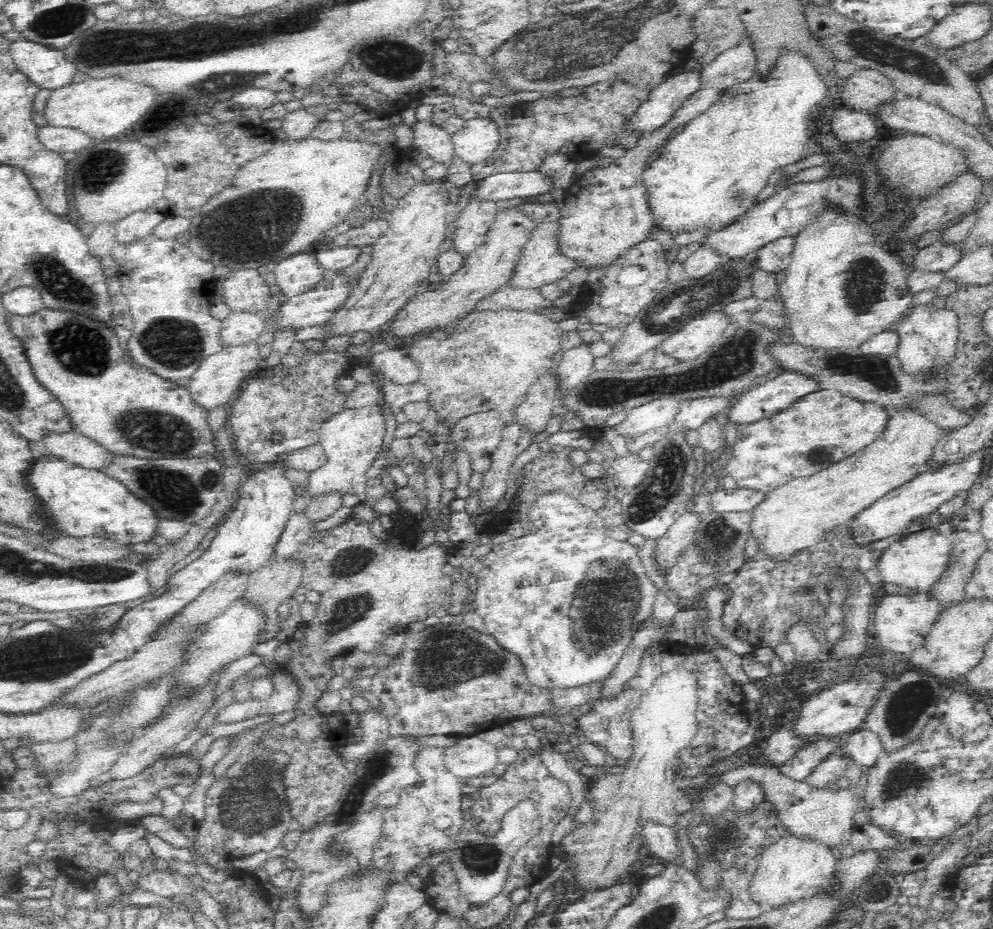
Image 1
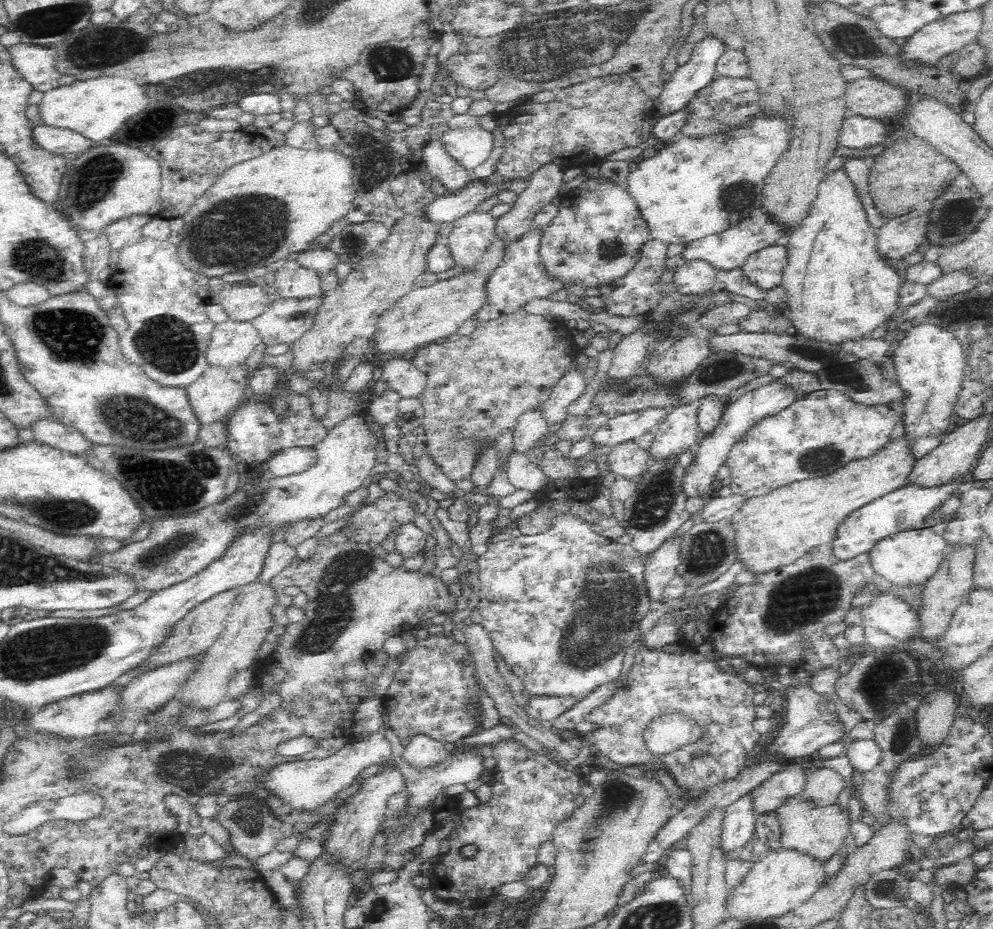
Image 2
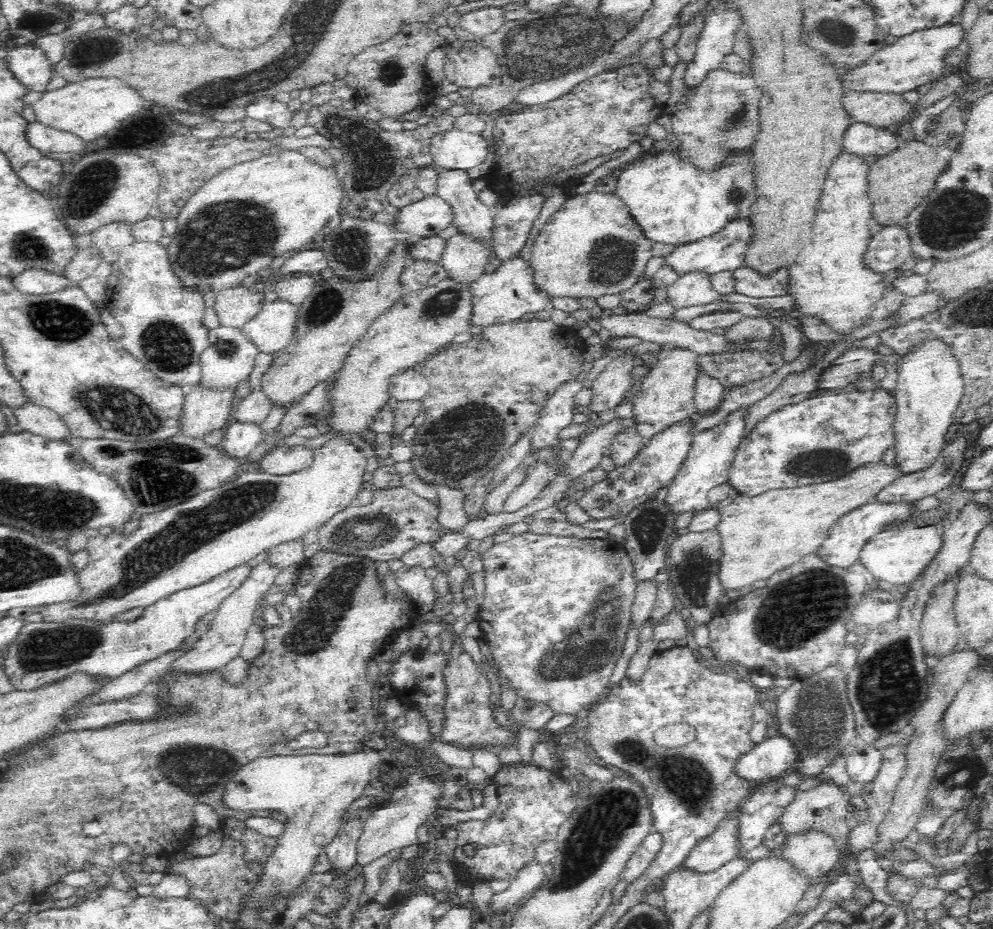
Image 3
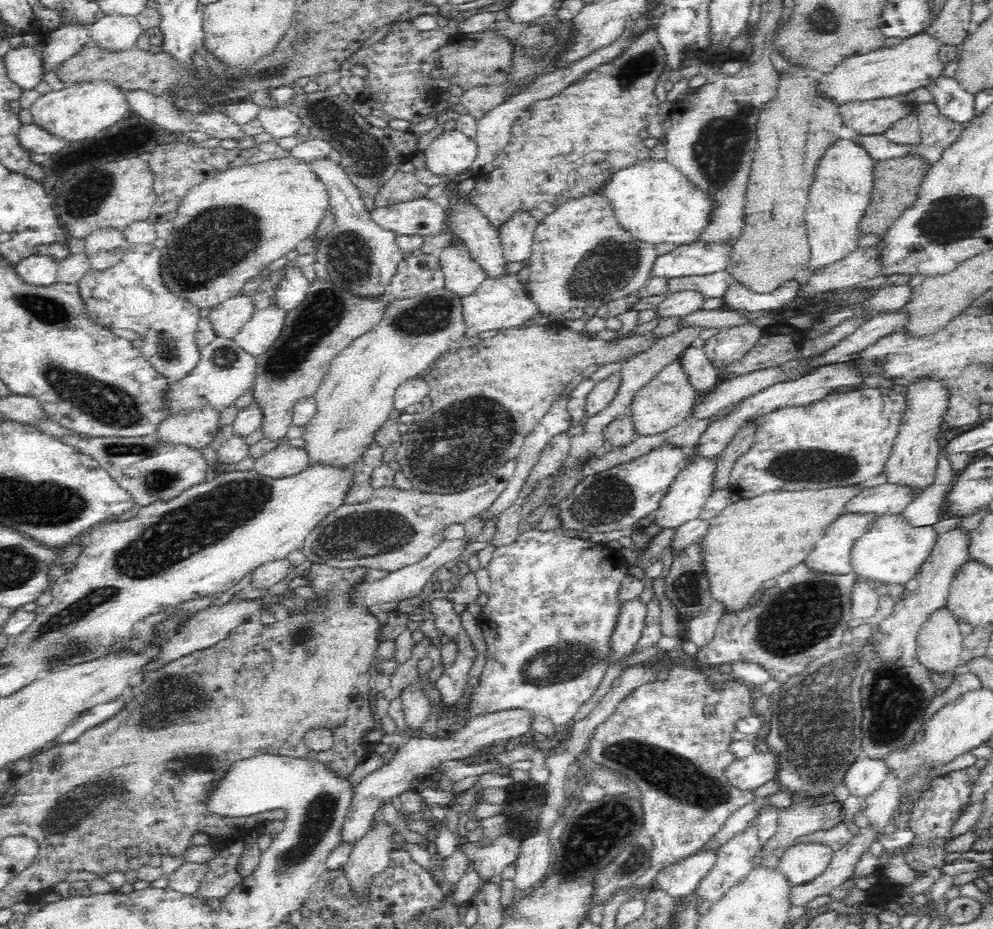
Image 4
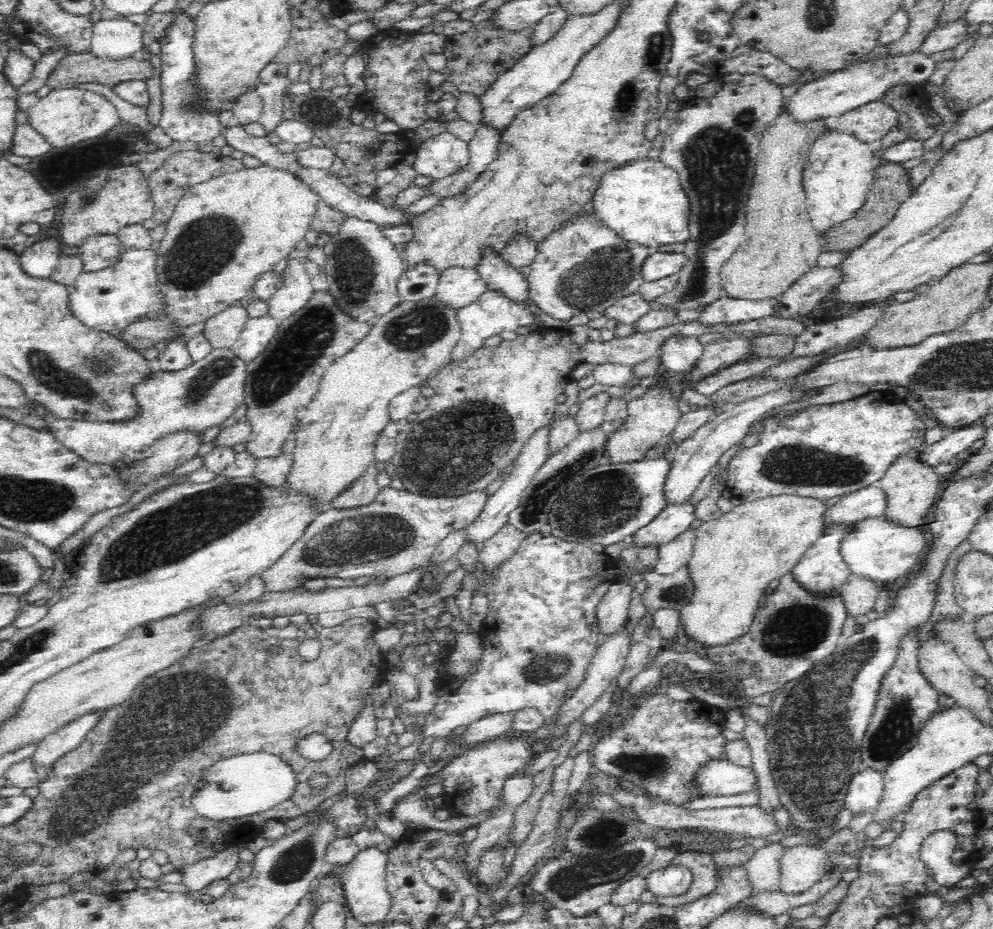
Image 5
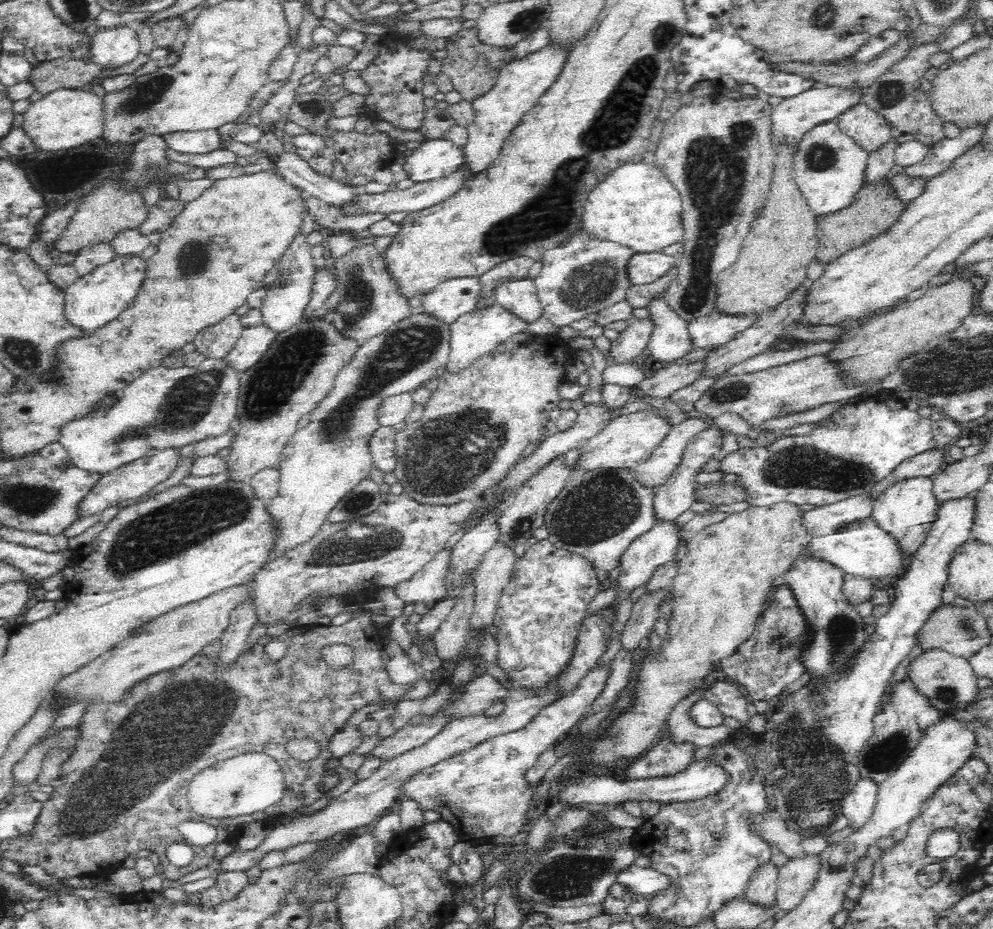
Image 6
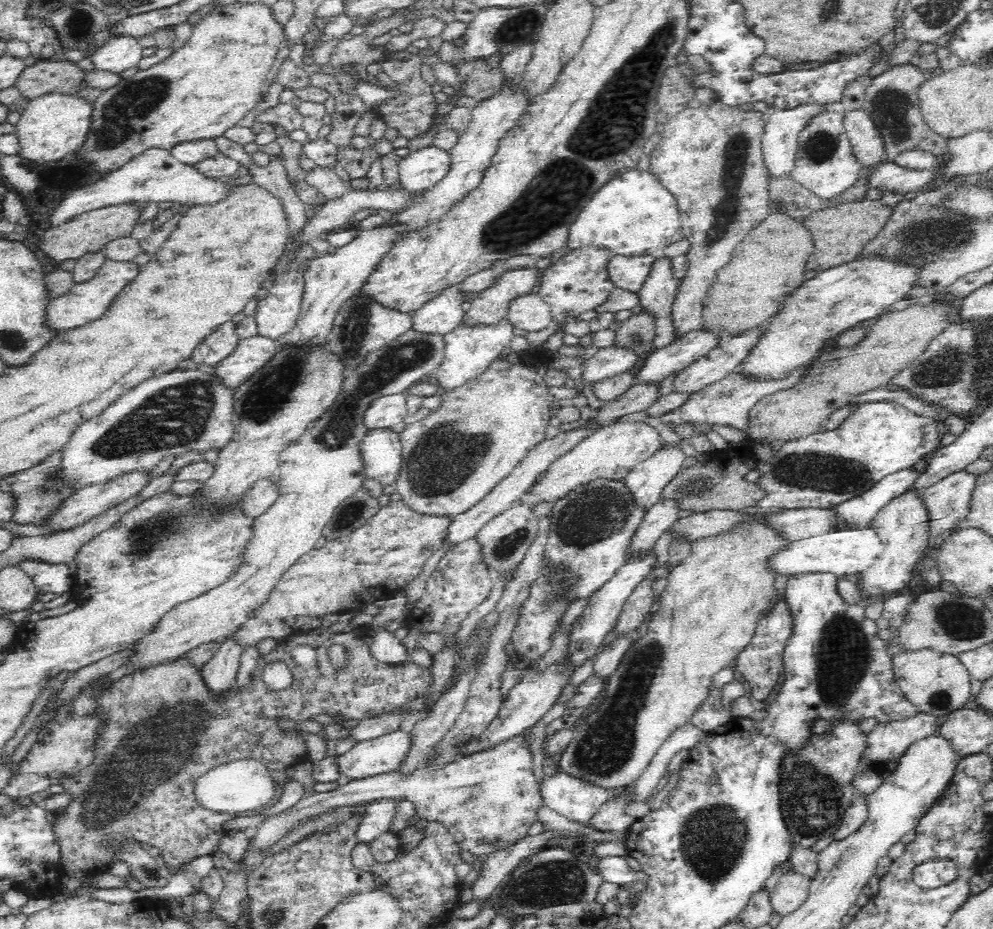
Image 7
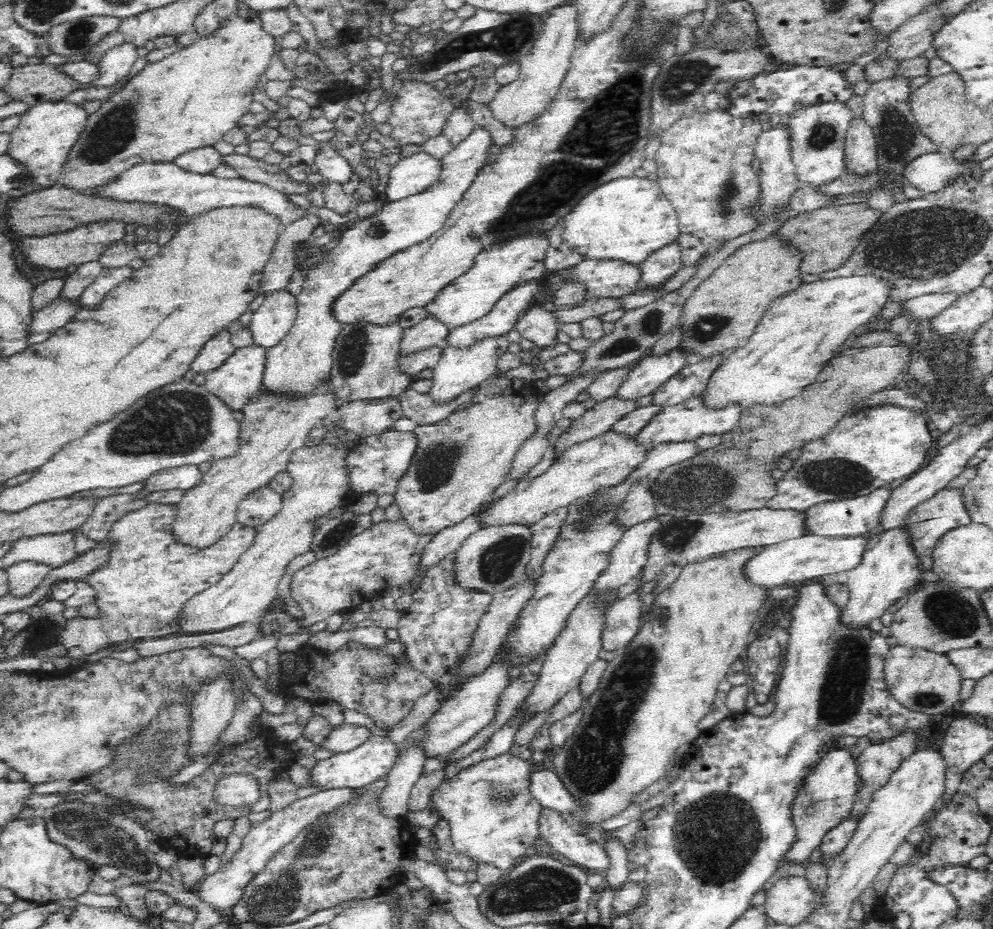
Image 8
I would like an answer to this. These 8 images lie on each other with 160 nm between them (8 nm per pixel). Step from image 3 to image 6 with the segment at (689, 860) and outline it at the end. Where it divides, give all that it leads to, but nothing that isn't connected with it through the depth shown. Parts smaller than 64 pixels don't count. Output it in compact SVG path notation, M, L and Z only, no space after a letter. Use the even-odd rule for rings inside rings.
M632 865L630 869L619 874L618 882L630 886L635 894L642 894L648 898L668 890L672 886L672 877L650 867Z

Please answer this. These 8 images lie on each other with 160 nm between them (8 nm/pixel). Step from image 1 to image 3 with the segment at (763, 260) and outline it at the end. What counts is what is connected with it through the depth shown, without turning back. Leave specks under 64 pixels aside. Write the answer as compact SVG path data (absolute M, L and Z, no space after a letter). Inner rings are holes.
M748 265L733 271L736 293L752 298L780 297L788 293L789 269L780 267L771 273L762 273Z

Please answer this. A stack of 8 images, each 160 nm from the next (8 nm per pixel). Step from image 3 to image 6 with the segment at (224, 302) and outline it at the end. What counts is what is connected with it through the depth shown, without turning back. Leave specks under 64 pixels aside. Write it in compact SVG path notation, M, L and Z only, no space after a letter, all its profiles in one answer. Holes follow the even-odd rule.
M230 314L218 324L208 326L192 341L196 351L206 358L225 358L233 350L245 327L238 314Z

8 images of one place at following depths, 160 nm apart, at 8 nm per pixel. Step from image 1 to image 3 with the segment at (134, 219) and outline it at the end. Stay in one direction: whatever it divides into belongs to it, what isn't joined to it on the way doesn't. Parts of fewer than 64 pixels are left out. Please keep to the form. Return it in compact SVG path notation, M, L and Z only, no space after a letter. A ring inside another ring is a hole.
M113 222L112 224L106 224L106 226L101 226L92 234L93 246L100 249L100 252L104 256L102 260L106 260L106 262L109 262L110 264L118 259L122 250L134 241L131 224L126 222Z

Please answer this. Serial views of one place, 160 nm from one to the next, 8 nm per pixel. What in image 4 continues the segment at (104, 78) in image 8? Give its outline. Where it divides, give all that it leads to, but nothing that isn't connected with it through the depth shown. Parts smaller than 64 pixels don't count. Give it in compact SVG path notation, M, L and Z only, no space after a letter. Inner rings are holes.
M107 14L99 15L90 25L90 32L93 44L117 51L136 48L143 28L135 16Z

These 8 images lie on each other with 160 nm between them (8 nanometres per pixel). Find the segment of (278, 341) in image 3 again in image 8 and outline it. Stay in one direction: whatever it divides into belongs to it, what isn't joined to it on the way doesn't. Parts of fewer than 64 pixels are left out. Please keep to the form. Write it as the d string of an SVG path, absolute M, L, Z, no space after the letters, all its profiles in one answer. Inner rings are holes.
M256 343L238 348L216 370L205 374L205 385L232 410L241 410L261 387L267 349Z

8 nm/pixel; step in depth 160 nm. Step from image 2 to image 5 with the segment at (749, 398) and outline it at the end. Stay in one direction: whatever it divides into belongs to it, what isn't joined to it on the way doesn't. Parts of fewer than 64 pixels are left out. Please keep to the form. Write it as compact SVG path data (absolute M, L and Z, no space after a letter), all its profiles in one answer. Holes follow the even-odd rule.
M690 497L684 501L668 501L660 514L657 514L646 526L639 528L630 536L637 548L656 546L671 541L684 532L696 519L696 506Z

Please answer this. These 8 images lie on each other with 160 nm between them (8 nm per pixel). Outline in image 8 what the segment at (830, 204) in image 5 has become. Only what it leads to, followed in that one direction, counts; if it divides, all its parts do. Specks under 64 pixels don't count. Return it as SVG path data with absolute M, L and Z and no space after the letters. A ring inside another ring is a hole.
M824 102L796 110L785 119L790 123L790 146L795 173L801 184L814 189L828 186L845 172L844 146L849 122L853 118L851 110L842 102Z

